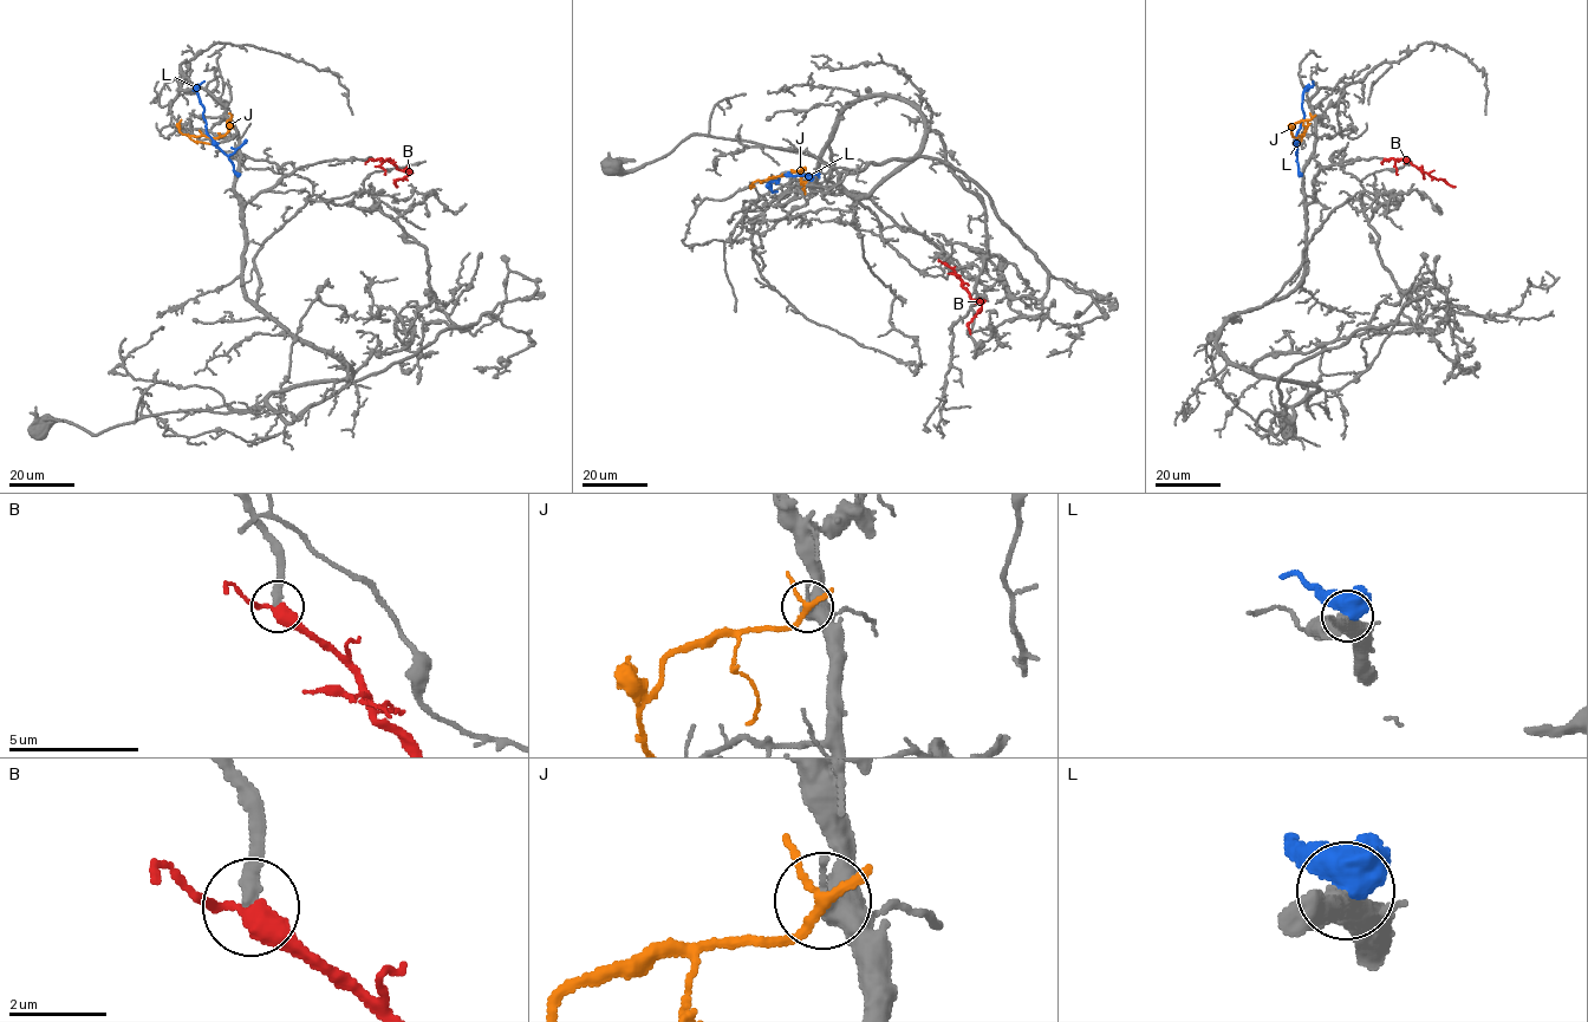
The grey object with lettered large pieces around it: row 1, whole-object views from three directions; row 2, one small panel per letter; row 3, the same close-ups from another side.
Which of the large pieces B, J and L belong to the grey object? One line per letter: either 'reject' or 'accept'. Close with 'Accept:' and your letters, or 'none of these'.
B: accept
J: reject
L: reject
Accept: B

